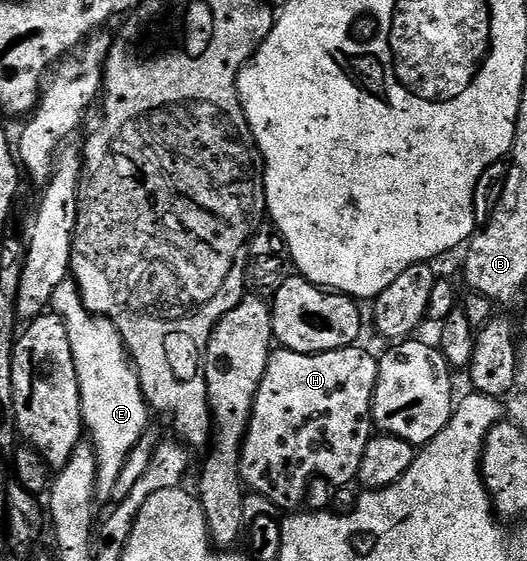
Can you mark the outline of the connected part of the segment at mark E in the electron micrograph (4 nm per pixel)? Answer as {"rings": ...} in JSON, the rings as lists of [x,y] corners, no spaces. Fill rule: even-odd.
{"rings":[[[68,278],[61,282],[61,286],[57,286],[57,290],[53,290],[50,307],[63,319],[65,330],[68,331],[69,346],[72,347],[73,362],[76,364],[83,427],[96,458],[94,503],[107,506],[112,503],[113,486],[125,466],[126,458],[149,428],[149,405],[117,326],[113,326],[113,322],[106,316],[88,312],[74,280]]]}

